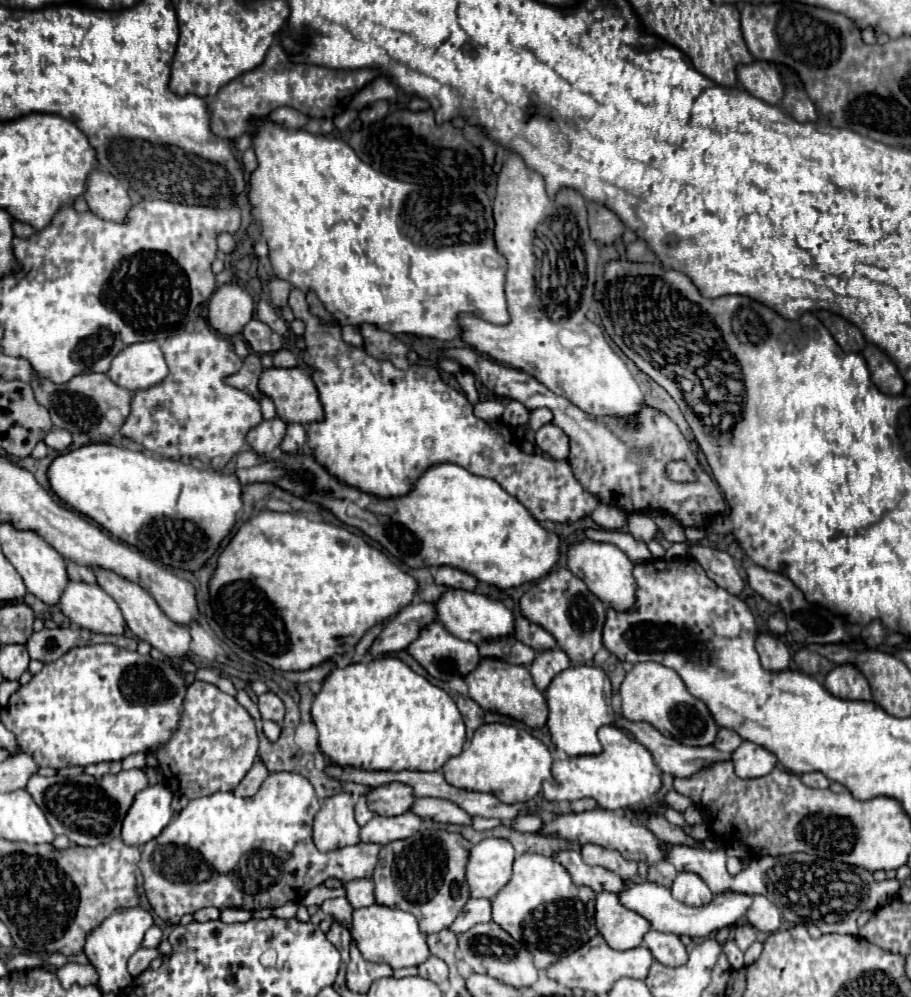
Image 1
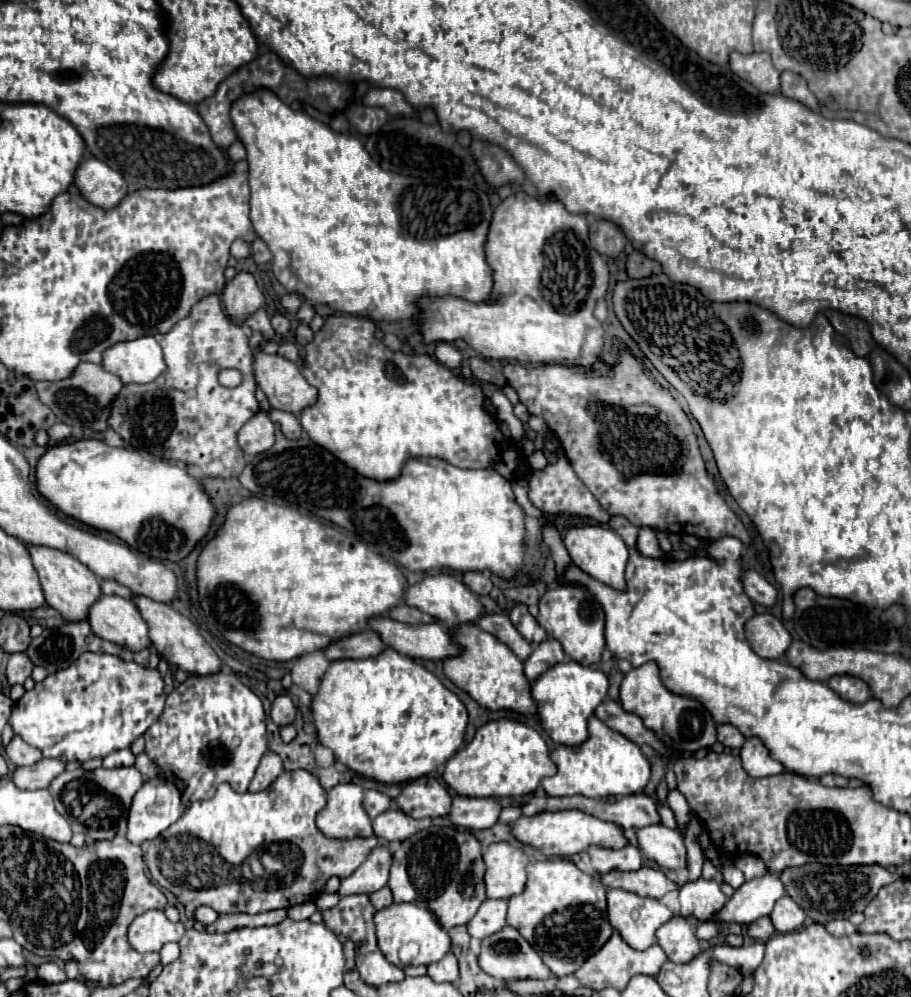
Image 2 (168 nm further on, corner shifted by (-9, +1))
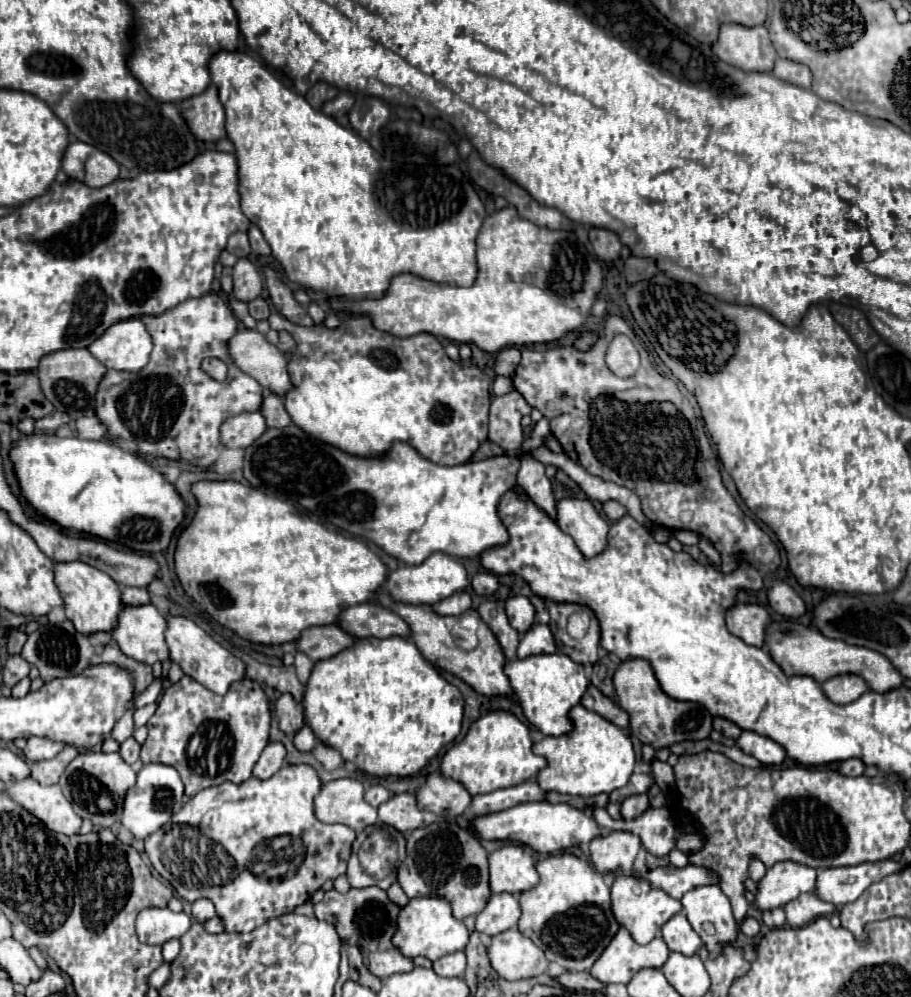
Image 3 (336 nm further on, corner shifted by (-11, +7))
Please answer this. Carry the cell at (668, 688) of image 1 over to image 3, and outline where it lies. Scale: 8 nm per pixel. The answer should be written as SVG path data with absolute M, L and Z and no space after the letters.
M631 659L621 663L615 671L613 685L619 697L619 707L631 715L631 733L641 743L651 745L655 751L679 741L707 739L713 729L713 715L703 705L691 701L677 701L663 693L647 659Z

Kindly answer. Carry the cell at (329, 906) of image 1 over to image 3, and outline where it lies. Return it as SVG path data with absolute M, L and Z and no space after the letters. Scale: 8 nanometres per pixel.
M365 887L365 889L349 889L347 893L339 891L327 891L325 899L313 905L315 917L325 919L327 923L335 925L341 939L357 939L361 945L361 953L367 961L367 967L373 975L385 979L395 973L407 973L413 969L411 959L403 957L391 943L391 937L395 933L395 919L399 913L399 907L387 899L387 893L379 887Z

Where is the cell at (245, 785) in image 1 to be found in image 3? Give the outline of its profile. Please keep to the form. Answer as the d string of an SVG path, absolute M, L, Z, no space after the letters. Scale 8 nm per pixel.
M269 743L263 749L263 753L261 753L261 757L259 757L259 761L257 761L255 769L253 769L253 777L269 779L271 775L275 775L281 769L283 763L285 763L285 747L283 747L283 743Z

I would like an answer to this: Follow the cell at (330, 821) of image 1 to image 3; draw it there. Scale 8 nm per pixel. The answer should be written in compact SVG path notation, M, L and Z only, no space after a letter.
M349 777L329 781L321 787L321 793L315 797L315 817L323 823L343 823L357 833L365 827L377 825L377 809L363 799L363 783Z

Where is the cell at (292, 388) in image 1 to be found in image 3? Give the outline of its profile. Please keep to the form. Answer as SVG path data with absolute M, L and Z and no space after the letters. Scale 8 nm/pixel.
M239 329L231 339L231 357L243 373L257 379L263 387L269 387L275 395L285 397L293 389L287 357L259 331Z

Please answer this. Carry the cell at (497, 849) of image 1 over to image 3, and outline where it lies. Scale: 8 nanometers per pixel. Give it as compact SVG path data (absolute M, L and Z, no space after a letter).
M503 845L503 847L495 849L489 855L489 875L491 875L491 893L507 891L507 893L519 895L519 893L523 893L523 891L527 891L539 883L539 875L535 871L533 855L523 845Z

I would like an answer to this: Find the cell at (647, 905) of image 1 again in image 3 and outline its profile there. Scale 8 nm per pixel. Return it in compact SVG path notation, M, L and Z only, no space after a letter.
M793 861L775 863L757 883L753 907L759 911L775 909L783 907L787 901L799 897L801 893L811 893L815 889L815 875L815 869L795 865Z

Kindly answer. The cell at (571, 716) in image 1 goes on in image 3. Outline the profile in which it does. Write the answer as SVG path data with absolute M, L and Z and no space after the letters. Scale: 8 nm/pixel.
M563 653L553 655L531 655L527 659L509 661L505 667L505 673L511 681L511 687L515 695L521 701L525 717L543 733L543 735L565 735L573 731L573 721L569 717L569 711L581 703L581 697L587 693L587 687L591 681L585 675L585 669L581 663L571 661Z

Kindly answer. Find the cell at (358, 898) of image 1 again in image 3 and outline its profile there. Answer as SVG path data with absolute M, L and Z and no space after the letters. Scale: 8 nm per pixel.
M393 883L389 889L387 889L387 897L395 903L395 905L399 905L399 907L403 907L403 905L407 905L407 895L403 893L403 889L397 885L397 883Z

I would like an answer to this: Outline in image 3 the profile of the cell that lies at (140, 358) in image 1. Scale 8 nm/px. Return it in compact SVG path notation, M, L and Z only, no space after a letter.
M131 319L119 321L119 325L111 325L111 329L107 329L99 341L89 345L89 351L107 369L137 373L149 363L153 341L143 321Z

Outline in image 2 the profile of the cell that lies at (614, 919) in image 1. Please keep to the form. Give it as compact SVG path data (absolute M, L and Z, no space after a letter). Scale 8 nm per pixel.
M609 889L607 905L609 905L607 915L609 915L611 927L615 931L619 931L623 941L629 943L637 951L645 951L647 947L651 947L655 943L655 931L673 917L673 911L669 907L665 907L661 901L651 899L651 897L639 897L625 889Z

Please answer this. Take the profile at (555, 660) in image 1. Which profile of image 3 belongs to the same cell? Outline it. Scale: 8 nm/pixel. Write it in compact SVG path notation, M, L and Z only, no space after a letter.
M535 623L523 637L521 637L521 645L519 645L519 659L527 659L531 655L541 655L541 653L555 653L557 645L553 639L553 633L547 625L539 625Z

